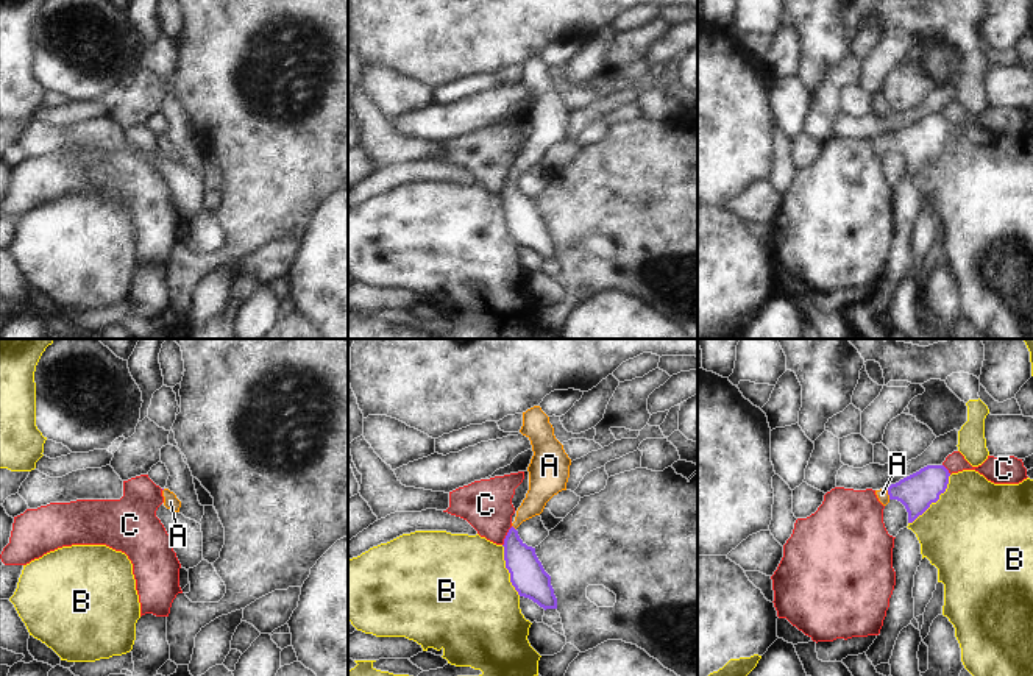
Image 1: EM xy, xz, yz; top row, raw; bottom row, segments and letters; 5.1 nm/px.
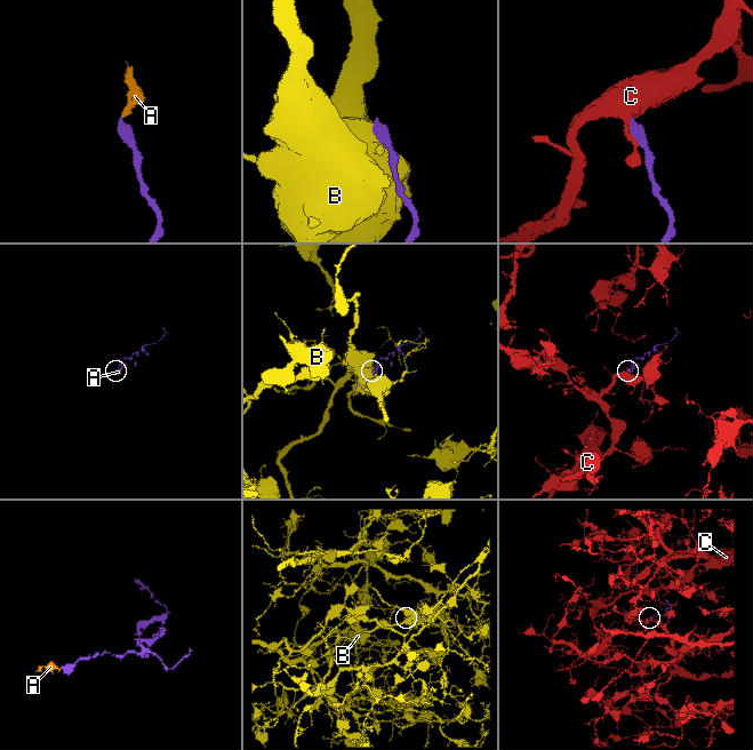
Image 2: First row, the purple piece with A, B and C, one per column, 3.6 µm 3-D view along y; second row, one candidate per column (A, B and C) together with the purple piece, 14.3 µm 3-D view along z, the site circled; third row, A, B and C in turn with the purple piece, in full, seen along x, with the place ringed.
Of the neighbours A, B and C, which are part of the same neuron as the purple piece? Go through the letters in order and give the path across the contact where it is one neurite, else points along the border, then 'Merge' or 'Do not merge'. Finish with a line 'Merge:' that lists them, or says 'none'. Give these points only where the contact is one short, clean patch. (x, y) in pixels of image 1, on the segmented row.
A: Path across: yz (916, 492), (888, 494), (882, 494). Merge
B: Boundary: yz (951, 475), (940, 497), (908, 523). Do not merge
C: Boundary: xz (512, 526), (503, 545). Do not merge
Merge: A

